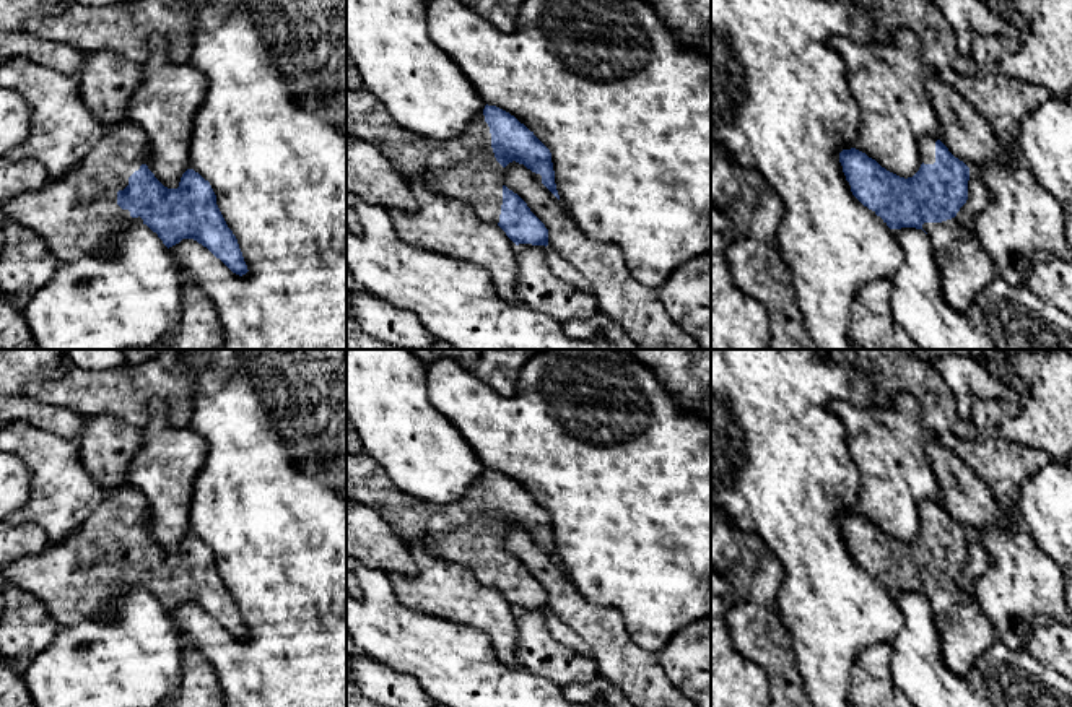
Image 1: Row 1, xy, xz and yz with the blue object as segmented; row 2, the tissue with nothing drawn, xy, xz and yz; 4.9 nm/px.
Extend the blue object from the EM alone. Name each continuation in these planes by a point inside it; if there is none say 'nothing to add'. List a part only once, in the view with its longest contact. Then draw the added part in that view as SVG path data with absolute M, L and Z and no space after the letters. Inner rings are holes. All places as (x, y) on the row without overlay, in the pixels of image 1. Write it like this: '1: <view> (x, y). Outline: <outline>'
1: xy (77, 579). Outline: M132 484L117 489L106 489L102 502L85 520L81 527L73 530L63 541L49 543L44 553L29 559L13 561L5 566L3 574L10 585L36 595L47 613L59 626L75 626L85 619L107 619L112 616L111 601L120 600L132 587L143 588L143 583L132 582L129 574L117 569L117 556L129 549L129 541L145 528L148 501Z

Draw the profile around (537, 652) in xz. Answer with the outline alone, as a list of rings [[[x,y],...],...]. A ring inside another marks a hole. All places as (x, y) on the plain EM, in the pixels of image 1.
[[[516,609],[519,666],[556,684],[586,684],[599,676],[592,657],[553,639],[545,624],[545,609]]]

